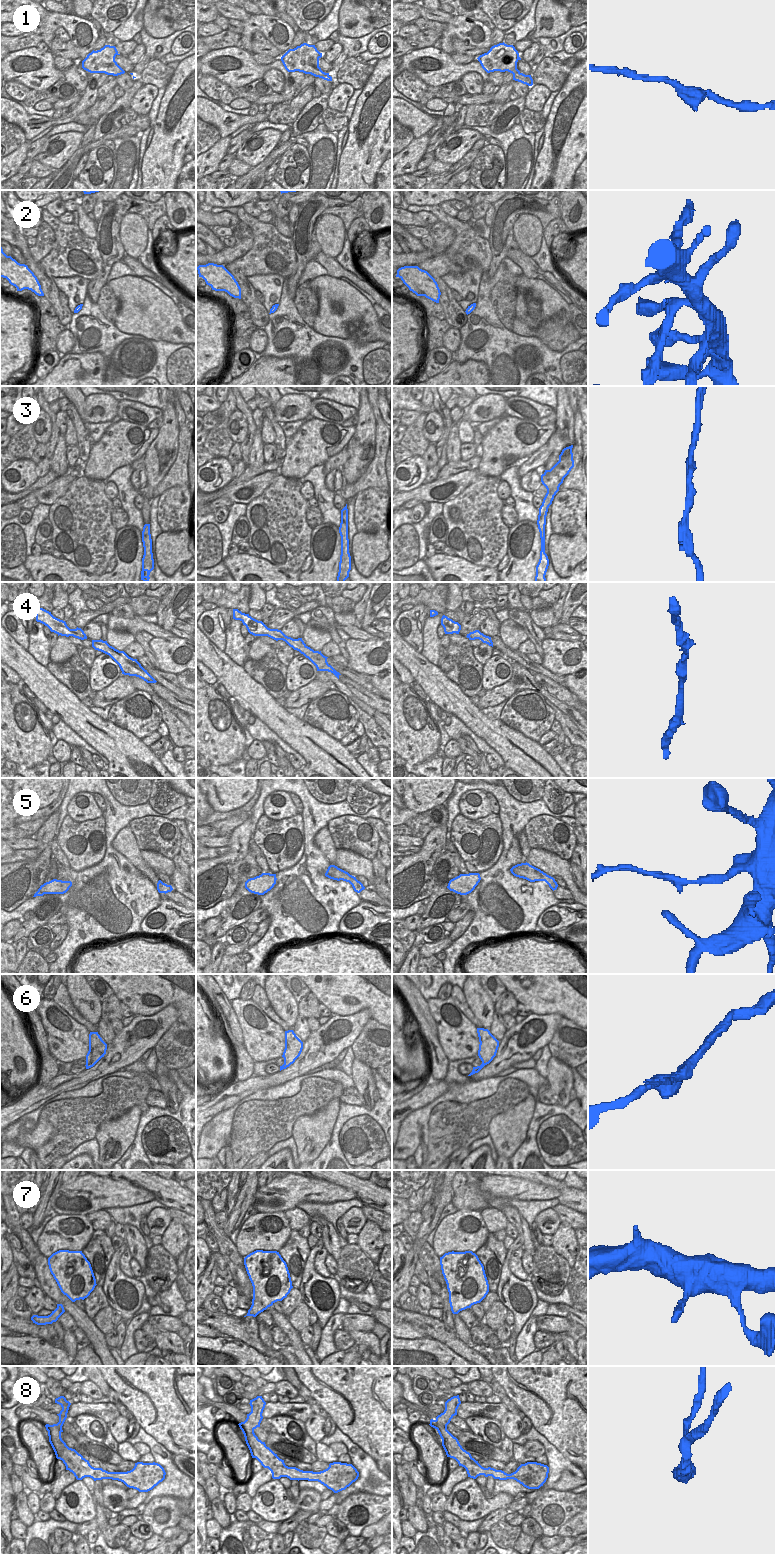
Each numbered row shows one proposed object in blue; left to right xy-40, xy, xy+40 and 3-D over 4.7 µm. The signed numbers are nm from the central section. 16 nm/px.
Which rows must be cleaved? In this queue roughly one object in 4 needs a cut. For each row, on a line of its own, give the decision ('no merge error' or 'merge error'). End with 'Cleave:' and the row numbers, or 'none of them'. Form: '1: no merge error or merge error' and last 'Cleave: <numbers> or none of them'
1: no merge error
2: no merge error
3: no merge error
4: no merge error
5: no merge error
6: no merge error
7: no merge error
8: merge error
Cleave: 8

